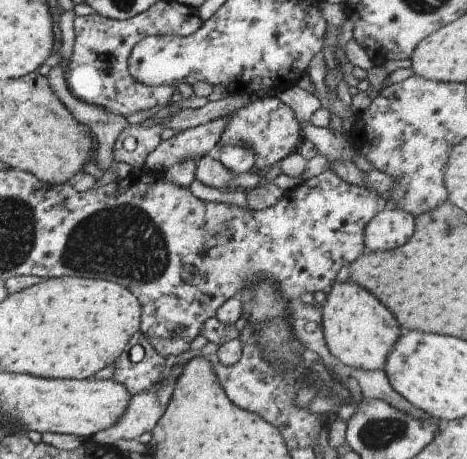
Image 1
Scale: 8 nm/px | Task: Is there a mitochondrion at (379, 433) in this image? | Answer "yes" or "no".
yes

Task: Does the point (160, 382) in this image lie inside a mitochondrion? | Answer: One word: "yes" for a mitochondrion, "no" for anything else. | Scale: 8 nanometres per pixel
no

